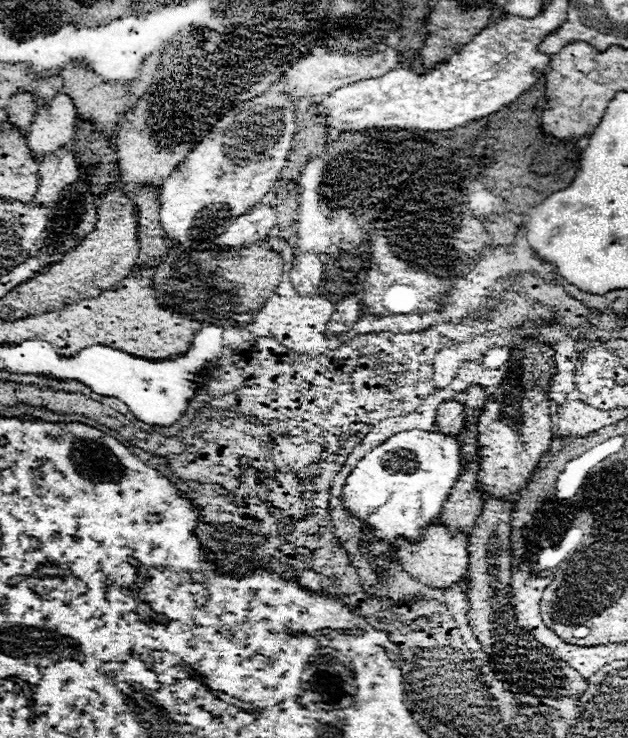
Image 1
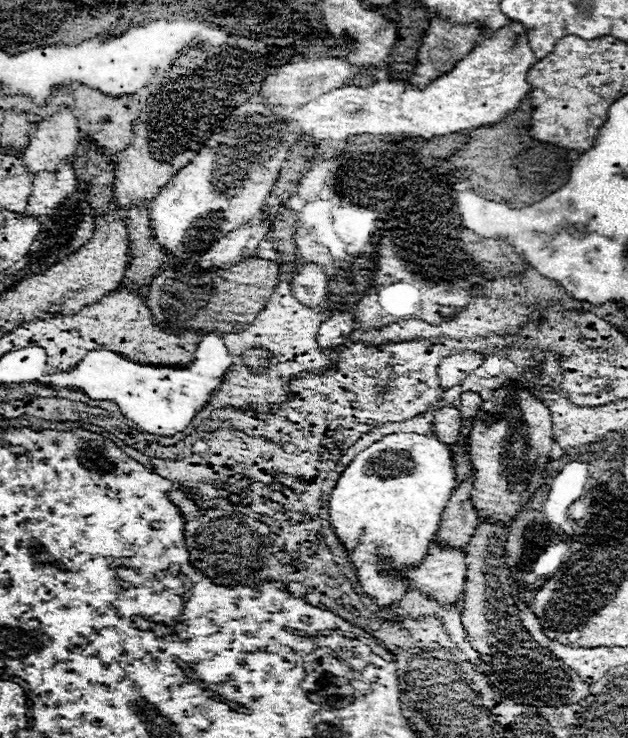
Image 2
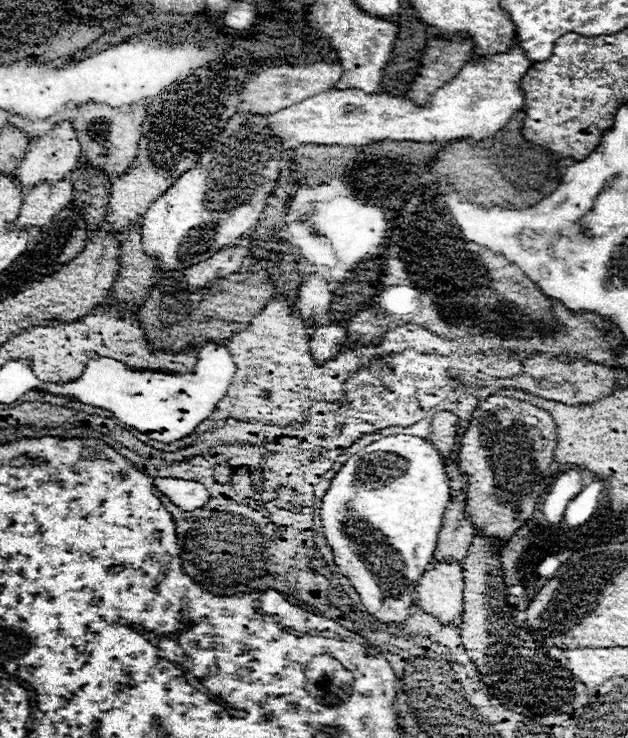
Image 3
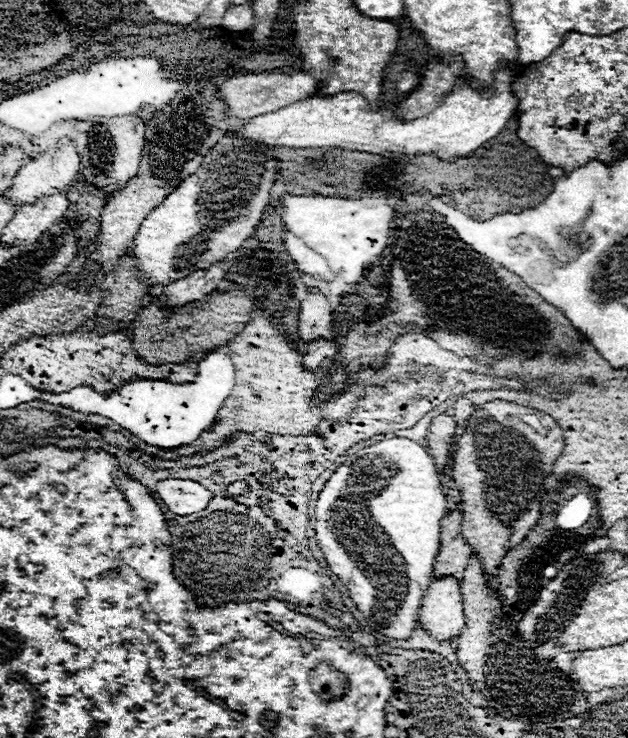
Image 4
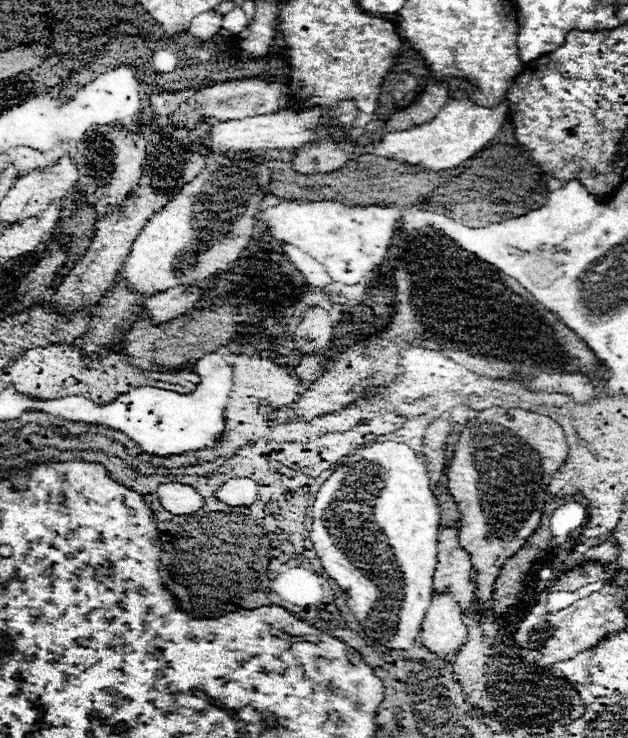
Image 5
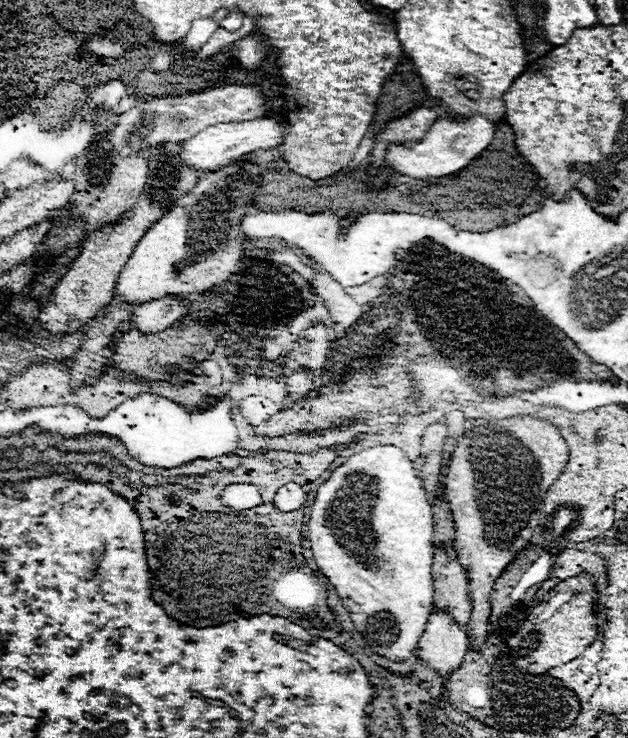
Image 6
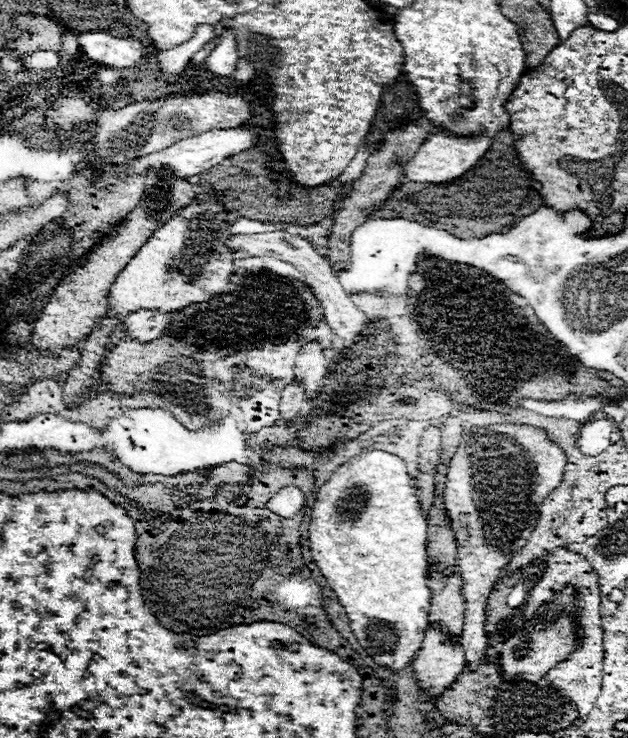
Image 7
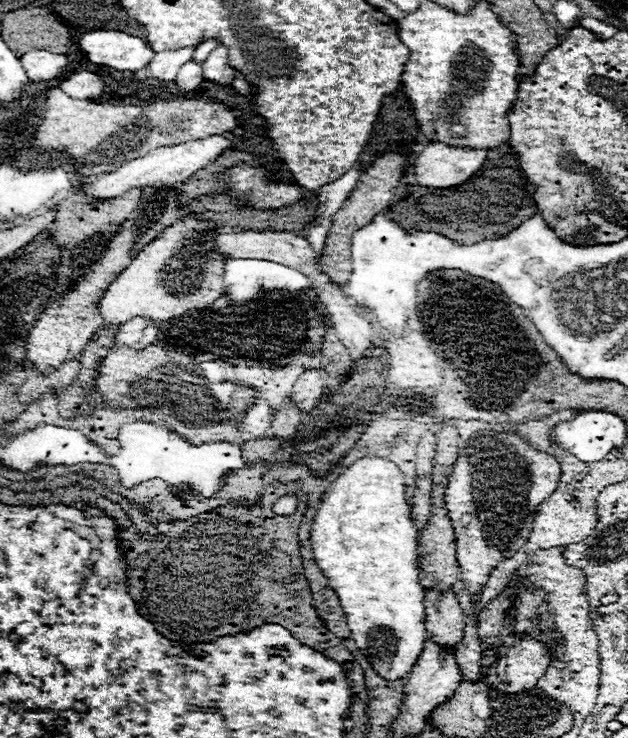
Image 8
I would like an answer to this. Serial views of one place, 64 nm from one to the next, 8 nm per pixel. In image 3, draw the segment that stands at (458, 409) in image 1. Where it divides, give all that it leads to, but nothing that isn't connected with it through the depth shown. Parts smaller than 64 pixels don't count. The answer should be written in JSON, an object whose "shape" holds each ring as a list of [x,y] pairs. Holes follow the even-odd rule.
{"shape":[[[436,412],[434,420],[430,424],[430,442],[440,452],[440,456],[446,460],[450,452],[454,452],[456,446],[456,430],[458,430],[458,418],[452,412]]]}

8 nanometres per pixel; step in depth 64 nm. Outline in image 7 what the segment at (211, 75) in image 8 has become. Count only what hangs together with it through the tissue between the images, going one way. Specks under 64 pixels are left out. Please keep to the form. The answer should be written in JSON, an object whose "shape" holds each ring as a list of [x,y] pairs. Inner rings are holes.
{"shape":[[[230,34],[230,36],[220,38],[220,44],[204,60],[204,66],[210,74],[228,78],[236,70],[236,62],[238,62],[238,56],[236,56],[236,48],[234,48],[234,36]]]}

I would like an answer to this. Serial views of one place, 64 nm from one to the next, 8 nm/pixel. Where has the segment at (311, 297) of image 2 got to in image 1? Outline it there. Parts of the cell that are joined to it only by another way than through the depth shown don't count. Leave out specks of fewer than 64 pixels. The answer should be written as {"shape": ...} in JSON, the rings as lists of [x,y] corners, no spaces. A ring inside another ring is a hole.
{"shape":[[[298,254],[292,260],[290,280],[300,296],[318,296],[322,290],[324,268],[316,254]]]}

